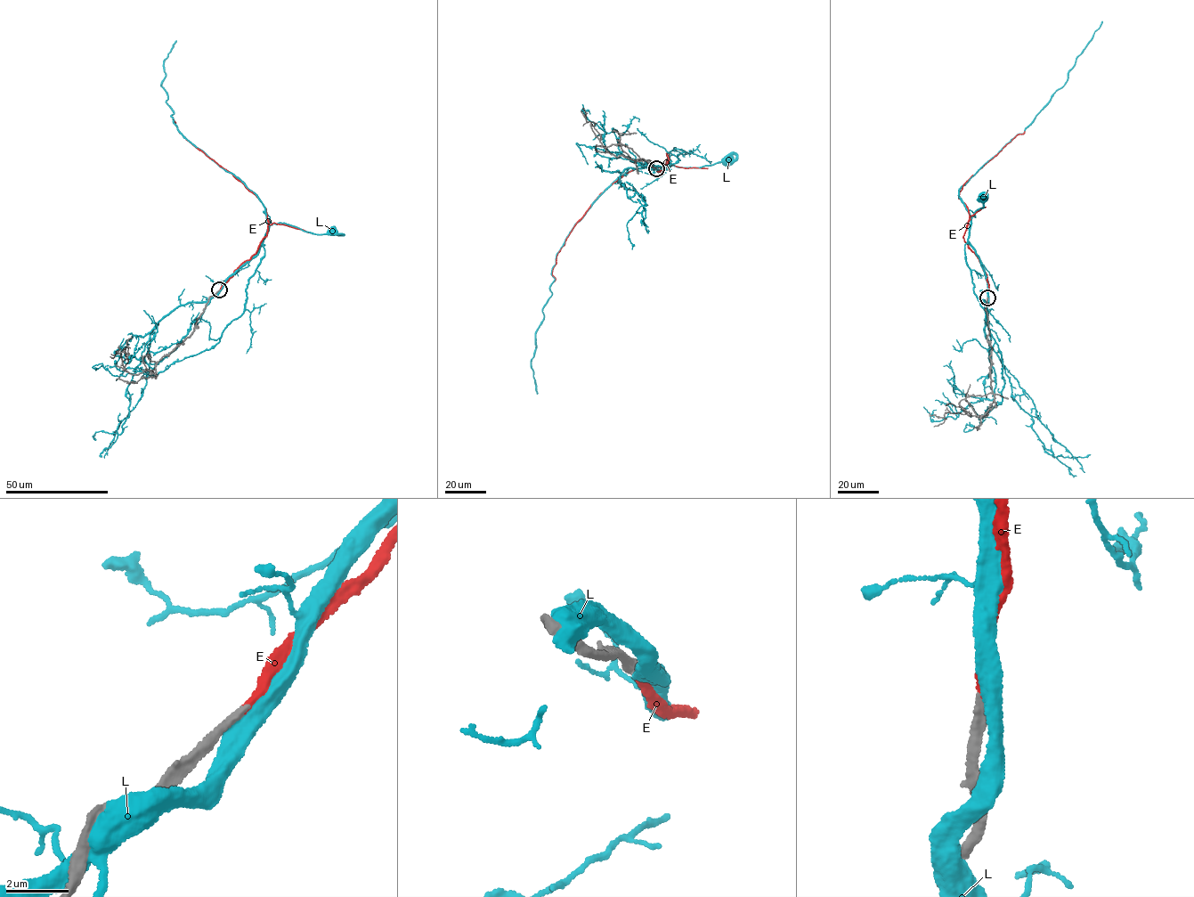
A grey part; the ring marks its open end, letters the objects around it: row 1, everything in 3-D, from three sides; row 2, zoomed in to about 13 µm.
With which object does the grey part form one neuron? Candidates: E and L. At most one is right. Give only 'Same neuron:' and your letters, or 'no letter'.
Same neuron: E

